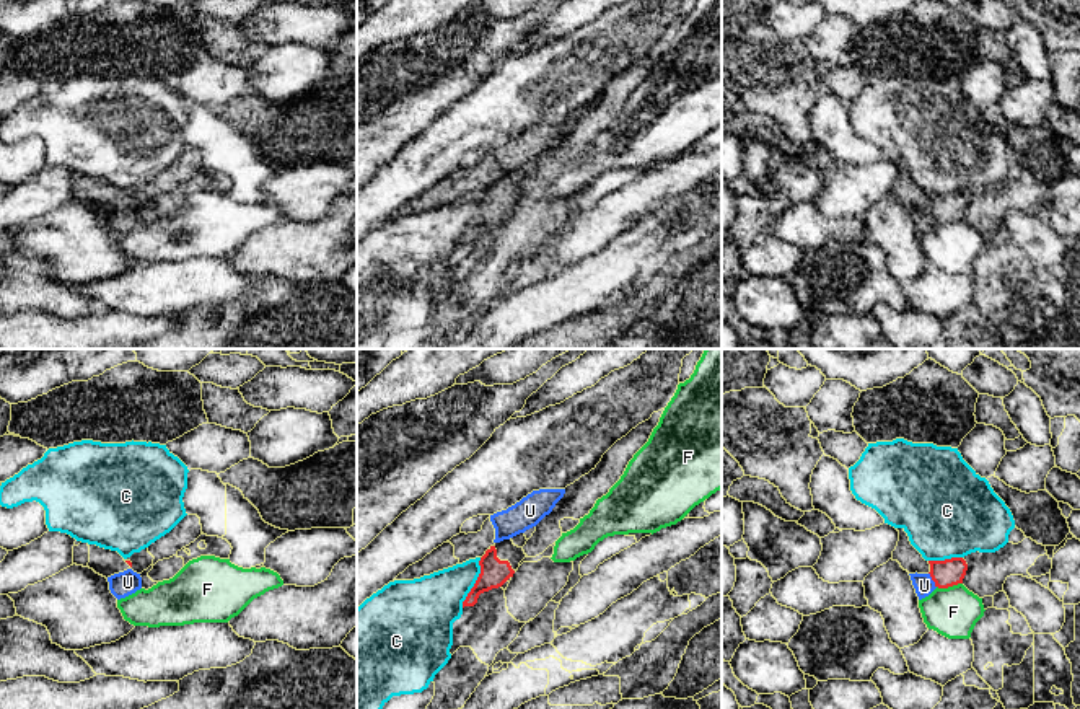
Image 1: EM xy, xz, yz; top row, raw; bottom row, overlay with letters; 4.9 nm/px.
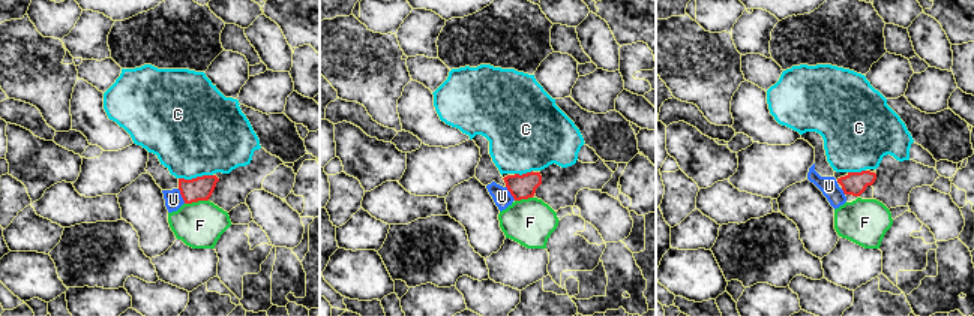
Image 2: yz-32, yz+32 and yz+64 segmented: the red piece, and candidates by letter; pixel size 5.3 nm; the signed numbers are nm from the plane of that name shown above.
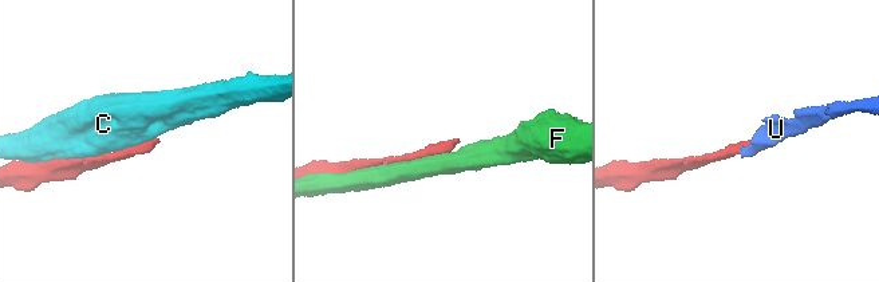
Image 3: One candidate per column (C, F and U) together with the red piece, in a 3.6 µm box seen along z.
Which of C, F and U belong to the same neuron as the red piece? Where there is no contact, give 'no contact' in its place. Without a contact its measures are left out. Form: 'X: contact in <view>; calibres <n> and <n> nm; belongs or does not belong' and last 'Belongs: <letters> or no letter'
C: contact in xz; calibres 140 and 280 nm; does not belong
F: contact in yz; calibres 140 and 240 nm; does not belong
U: contact in yz; calibres 140 and 100 nm; does not belong
Belongs: no letter

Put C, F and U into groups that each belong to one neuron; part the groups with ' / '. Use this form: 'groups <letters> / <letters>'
groups C / F / U

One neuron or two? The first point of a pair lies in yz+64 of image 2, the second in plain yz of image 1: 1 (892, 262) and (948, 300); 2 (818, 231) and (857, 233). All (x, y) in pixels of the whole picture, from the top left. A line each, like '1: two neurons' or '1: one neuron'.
1: two neurons
2: two neurons

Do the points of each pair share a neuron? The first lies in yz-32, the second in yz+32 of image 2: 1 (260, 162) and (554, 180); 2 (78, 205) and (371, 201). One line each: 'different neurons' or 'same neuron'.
1: same neuron
2: same neuron

